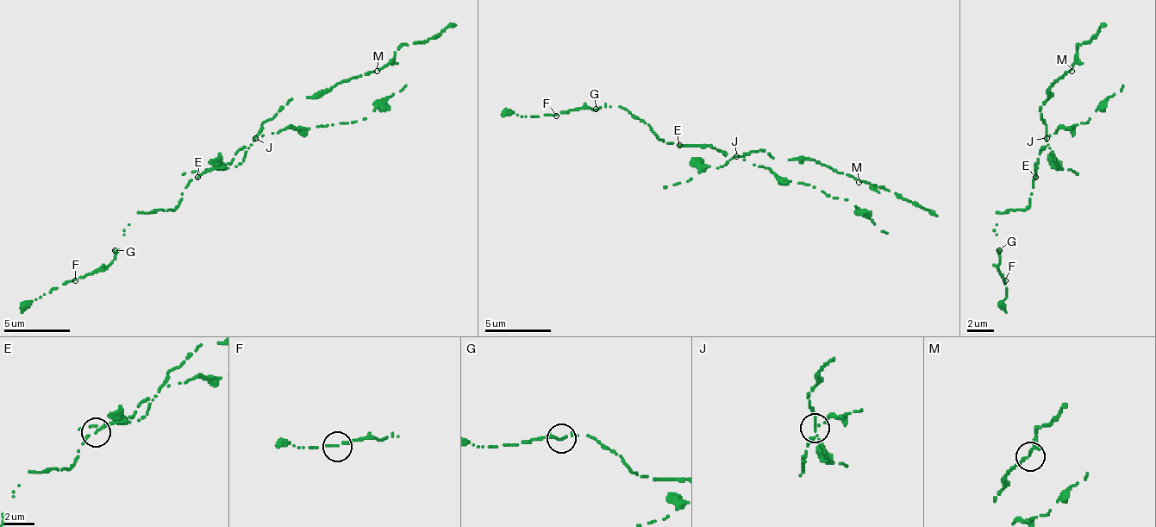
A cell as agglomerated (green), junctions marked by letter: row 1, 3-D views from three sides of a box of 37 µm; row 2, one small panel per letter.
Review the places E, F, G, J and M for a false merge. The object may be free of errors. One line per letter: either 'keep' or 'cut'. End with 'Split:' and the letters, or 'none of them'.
E: keep
F: keep
G: keep
J: cut
M: keep
Split: J

